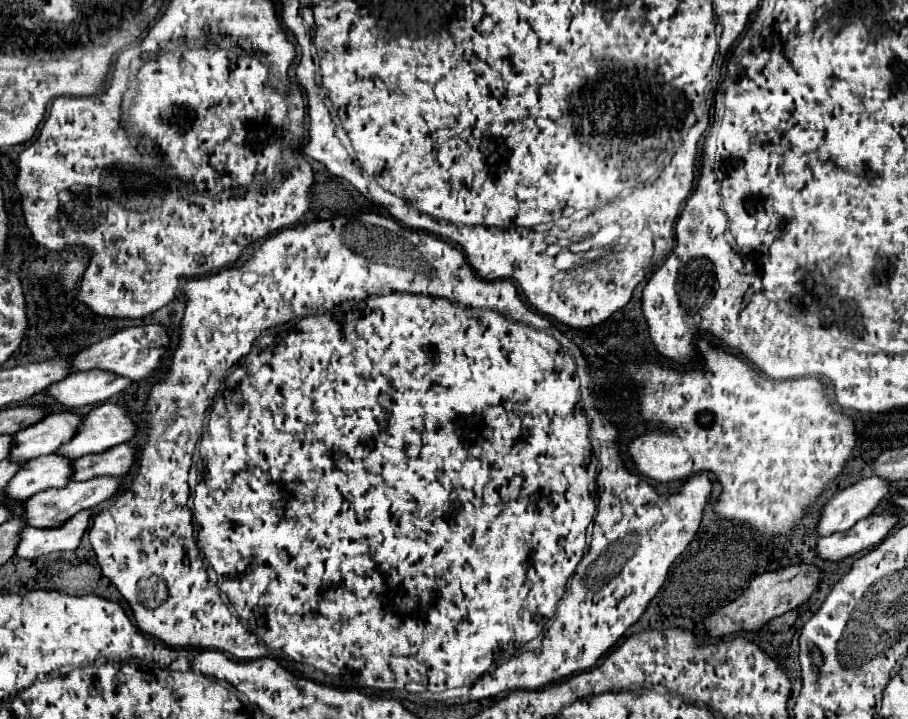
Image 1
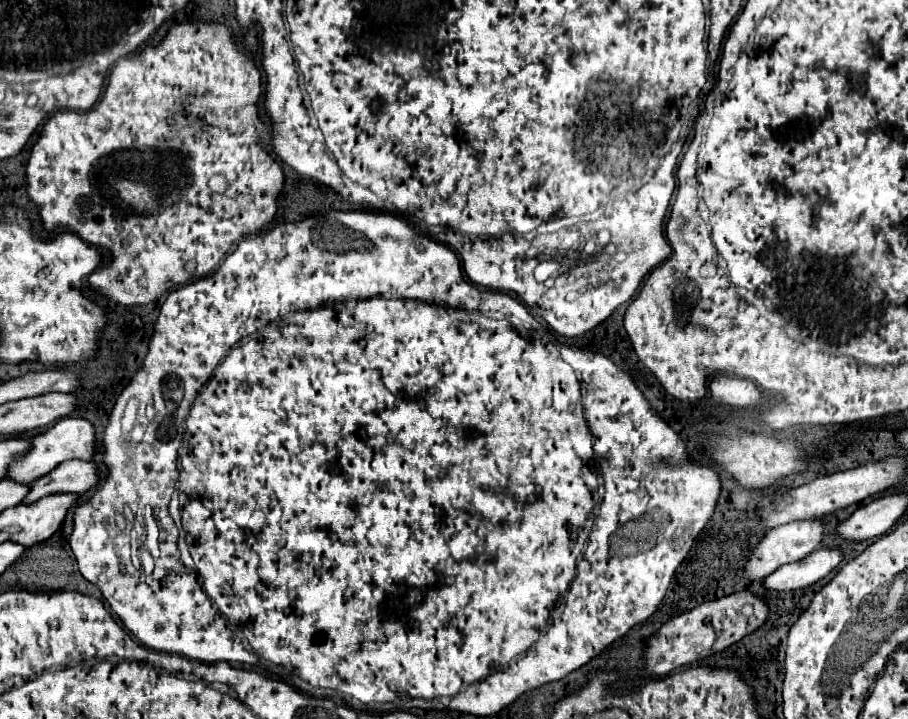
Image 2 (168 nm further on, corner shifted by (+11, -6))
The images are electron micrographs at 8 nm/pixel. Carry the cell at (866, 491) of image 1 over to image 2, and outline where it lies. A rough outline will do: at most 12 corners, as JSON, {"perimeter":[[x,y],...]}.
{"perimeter":[[824,520],[770,530],[746,564],[760,580],[818,548]]}

